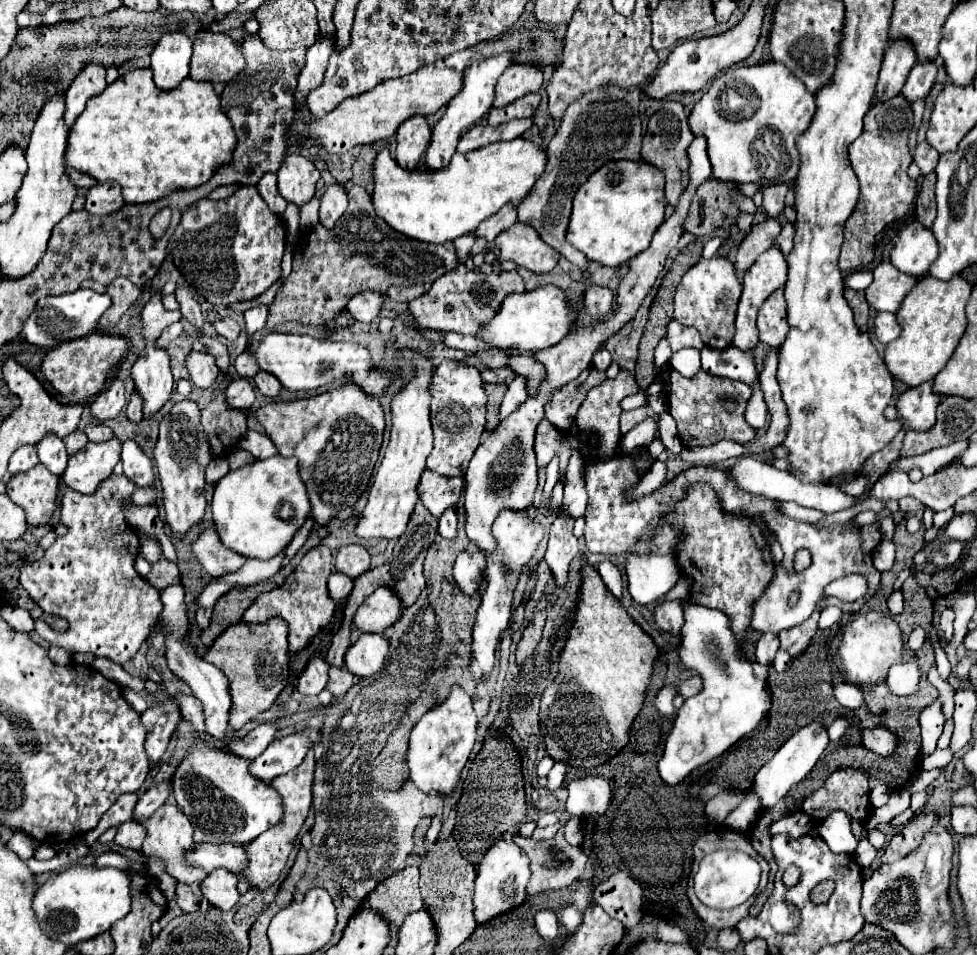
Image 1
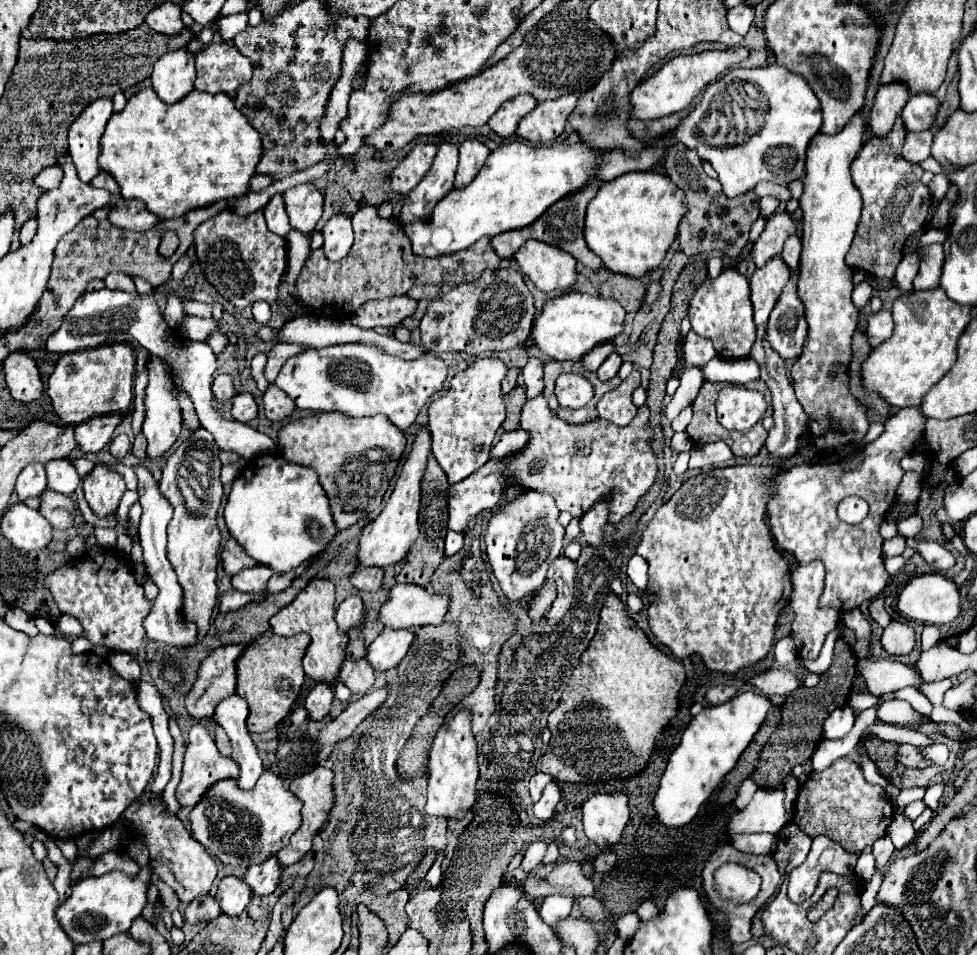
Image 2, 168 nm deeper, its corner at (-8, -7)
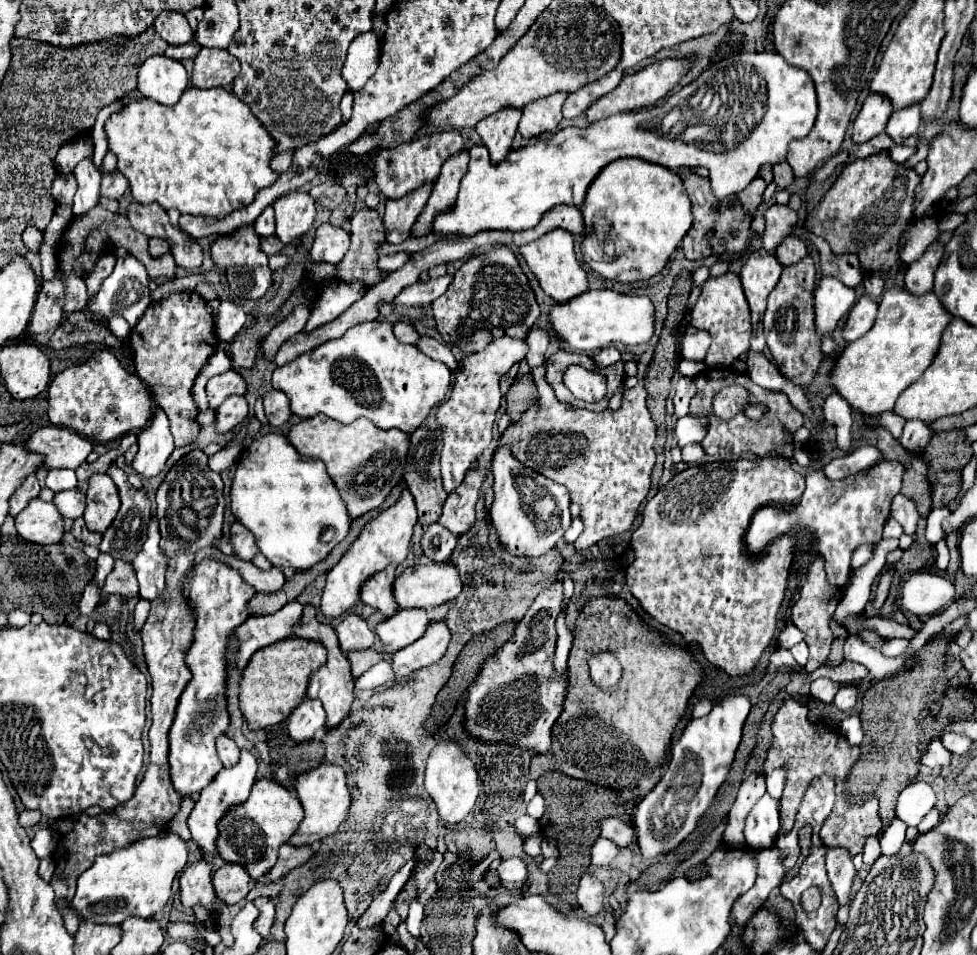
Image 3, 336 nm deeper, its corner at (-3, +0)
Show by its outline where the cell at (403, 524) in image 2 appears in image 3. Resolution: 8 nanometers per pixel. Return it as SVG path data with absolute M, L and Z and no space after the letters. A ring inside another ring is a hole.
M407 489L403 491L401 499L383 511L379 517L375 517L371 523L365 525L363 535L351 545L351 551L343 555L343 559L327 573L327 583L321 597L321 615L327 621L333 621L341 617L343 613L349 613L359 603L359 591L367 579L371 579L375 573L383 571L389 563L403 563L409 553L409 541L413 533L413 525L417 523L417 509L411 493Z

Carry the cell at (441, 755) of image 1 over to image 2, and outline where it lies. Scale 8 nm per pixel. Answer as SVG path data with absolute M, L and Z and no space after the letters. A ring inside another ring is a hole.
M460 710L444 724L432 742L428 756L428 802L426 814L444 818L464 818L476 800L478 780L478 744L472 734L472 712Z

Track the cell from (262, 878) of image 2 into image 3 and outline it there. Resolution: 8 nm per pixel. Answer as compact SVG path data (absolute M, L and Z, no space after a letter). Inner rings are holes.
M291 843L283 845L279 849L279 859L275 863L275 867L267 873L271 877L271 881L279 881L285 873L289 873L295 867L301 867L305 863L309 863L313 859L315 851L311 845L303 845L303 847L295 847Z

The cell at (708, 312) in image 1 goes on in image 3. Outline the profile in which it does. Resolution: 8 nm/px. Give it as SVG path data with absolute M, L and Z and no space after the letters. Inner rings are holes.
M735 273L711 277L701 285L701 295L695 307L691 309L691 325L697 329L705 329L713 339L705 357L707 367L729 367L735 359L739 359L743 353L749 351L751 313L747 299L743 295L741 281Z

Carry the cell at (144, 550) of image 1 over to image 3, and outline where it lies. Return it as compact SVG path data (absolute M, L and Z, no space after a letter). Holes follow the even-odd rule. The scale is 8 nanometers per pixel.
M141 599L141 601L135 605L135 611L133 611L133 629L135 629L135 631L139 631L139 629L143 627L147 615L149 615L149 601Z

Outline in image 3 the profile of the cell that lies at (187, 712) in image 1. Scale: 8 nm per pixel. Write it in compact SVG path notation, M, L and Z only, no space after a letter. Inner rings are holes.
M227 735L219 737L217 741L217 753L219 753L219 759L225 767L233 767L239 763L239 747L235 745L235 741L231 741Z

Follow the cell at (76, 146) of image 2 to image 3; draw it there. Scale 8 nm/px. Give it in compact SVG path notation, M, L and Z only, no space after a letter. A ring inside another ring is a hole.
M81 161L75 167L75 177L79 183L79 189L75 193L73 199L73 217L83 217L87 215L95 205L99 205L101 199L101 191L99 191L99 183L101 183L101 175L91 161Z

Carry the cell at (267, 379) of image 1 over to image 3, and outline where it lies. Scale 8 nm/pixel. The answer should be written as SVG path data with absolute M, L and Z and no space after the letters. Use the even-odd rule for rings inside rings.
M277 389L269 391L263 397L263 407L265 407L265 415L269 419L269 425L273 425L273 427L285 425L291 417L289 401L287 401L287 395L283 391L277 391Z

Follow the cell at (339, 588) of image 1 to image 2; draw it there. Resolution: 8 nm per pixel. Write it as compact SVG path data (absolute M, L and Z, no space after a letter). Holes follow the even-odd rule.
M352 594L348 596L344 602L340 602L338 610L336 610L336 622L338 622L338 628L342 632L348 632L348 628L356 626L362 618L362 612L364 612L364 604L362 604L362 598L358 594Z

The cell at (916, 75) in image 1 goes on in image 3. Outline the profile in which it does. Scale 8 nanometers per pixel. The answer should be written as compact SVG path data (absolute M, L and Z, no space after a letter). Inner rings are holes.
M911 105L907 109L895 111L885 127L885 133L897 143L901 145L905 139L909 139L911 135L915 135L919 131L921 119L919 119L919 105Z

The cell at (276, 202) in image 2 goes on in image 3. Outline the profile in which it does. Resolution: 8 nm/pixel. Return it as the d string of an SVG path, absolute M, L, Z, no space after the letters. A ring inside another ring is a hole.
M267 207L253 223L253 229L259 237L271 237L275 233L275 217L273 217L273 207Z

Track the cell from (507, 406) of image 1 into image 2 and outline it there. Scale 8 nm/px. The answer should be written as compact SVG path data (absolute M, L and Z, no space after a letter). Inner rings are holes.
M530 358L528 364L522 370L524 376L524 386L526 386L526 400L536 398L538 394L542 394L544 390L544 382L542 382L542 362L538 358Z

